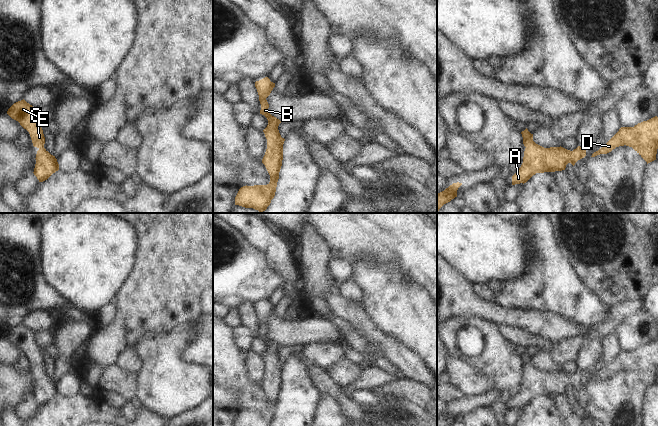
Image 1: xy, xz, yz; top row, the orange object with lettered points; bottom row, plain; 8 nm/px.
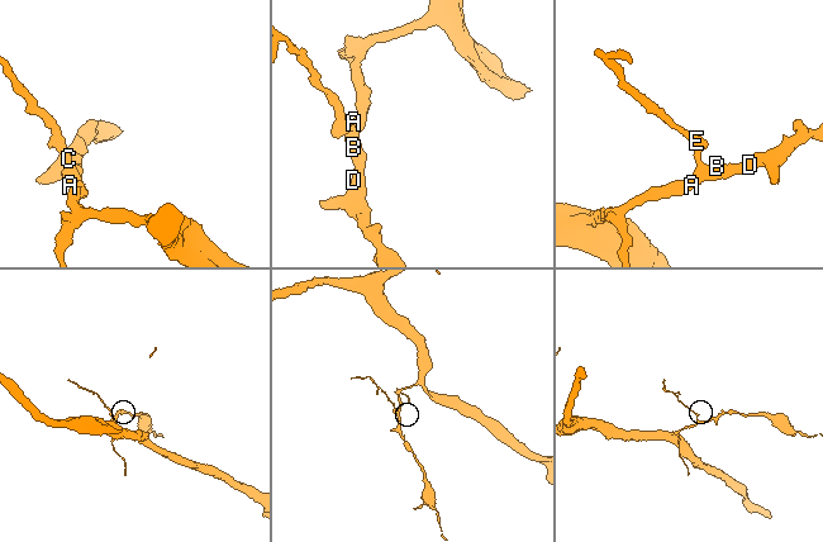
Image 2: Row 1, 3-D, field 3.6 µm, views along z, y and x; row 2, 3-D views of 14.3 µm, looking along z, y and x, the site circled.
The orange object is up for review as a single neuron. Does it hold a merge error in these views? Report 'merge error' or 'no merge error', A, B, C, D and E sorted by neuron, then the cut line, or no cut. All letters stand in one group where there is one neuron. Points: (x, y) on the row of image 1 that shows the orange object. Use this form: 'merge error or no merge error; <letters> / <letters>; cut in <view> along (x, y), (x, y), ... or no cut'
no merge error; A B C D E; no cut

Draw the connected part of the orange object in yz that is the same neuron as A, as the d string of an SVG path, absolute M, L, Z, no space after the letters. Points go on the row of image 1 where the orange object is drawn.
M527 128L521 134L526 148L521 167L512 176L512 185L524 184L536 173L565 170L568 163L574 166L586 156L585 147L578 146L573 151L561 146L544 148L533 141L533 134Z

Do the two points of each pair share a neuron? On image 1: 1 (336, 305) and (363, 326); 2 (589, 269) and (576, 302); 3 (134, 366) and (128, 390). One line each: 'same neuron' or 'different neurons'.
1: same neuron
2: different neurons
3: different neurons

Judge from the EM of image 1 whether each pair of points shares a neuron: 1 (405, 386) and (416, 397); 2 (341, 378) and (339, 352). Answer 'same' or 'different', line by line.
1: same
2: different

